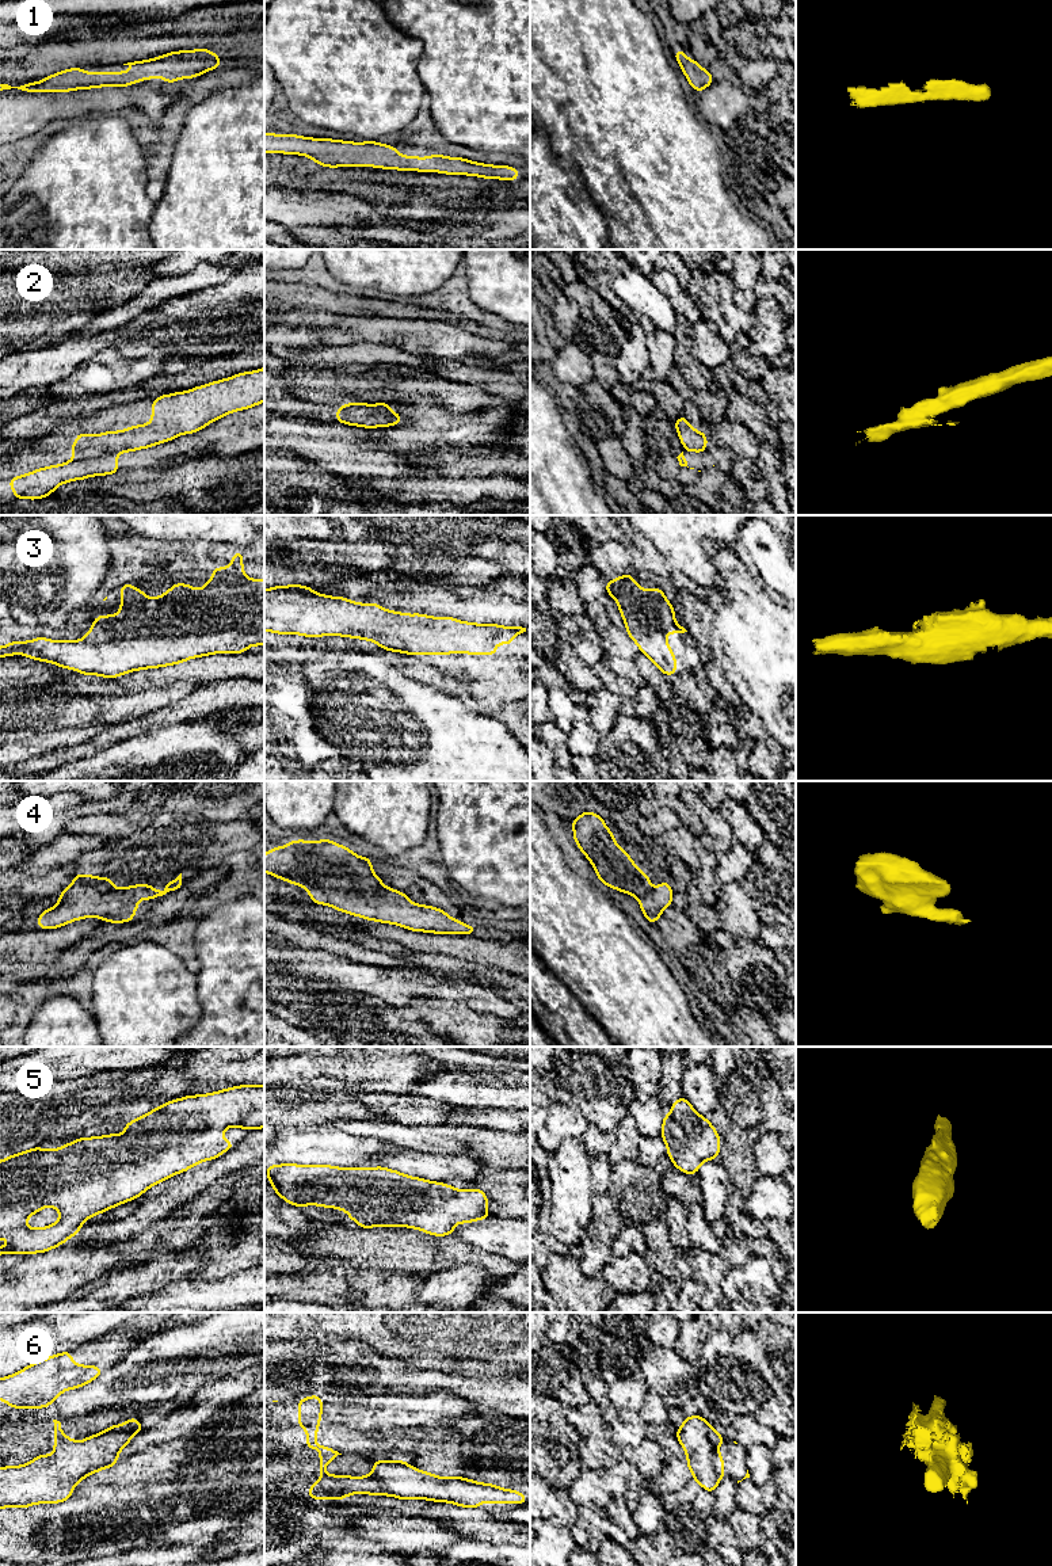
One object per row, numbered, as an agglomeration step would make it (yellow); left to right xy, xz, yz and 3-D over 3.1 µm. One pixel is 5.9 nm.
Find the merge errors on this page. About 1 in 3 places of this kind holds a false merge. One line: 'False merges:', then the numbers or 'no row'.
False merges: 2

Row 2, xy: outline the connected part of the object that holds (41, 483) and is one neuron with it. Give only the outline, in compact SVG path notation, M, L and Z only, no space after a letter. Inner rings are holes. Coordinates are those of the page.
M111 453L96 458L73 460L9 479L8 483L15 494L15 499L35 500L52 495L64 483L121 472L117 468L118 456L119 453Z

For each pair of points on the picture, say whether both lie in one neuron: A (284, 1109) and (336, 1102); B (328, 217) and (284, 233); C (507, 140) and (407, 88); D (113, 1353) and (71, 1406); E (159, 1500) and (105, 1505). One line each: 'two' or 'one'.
A: two
B: two
C: two
D: two
E: one

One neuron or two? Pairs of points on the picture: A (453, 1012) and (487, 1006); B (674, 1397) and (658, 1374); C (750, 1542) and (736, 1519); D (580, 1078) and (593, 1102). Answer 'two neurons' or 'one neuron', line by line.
A: two neurons
B: one neuron
C: one neuron
D: one neuron

